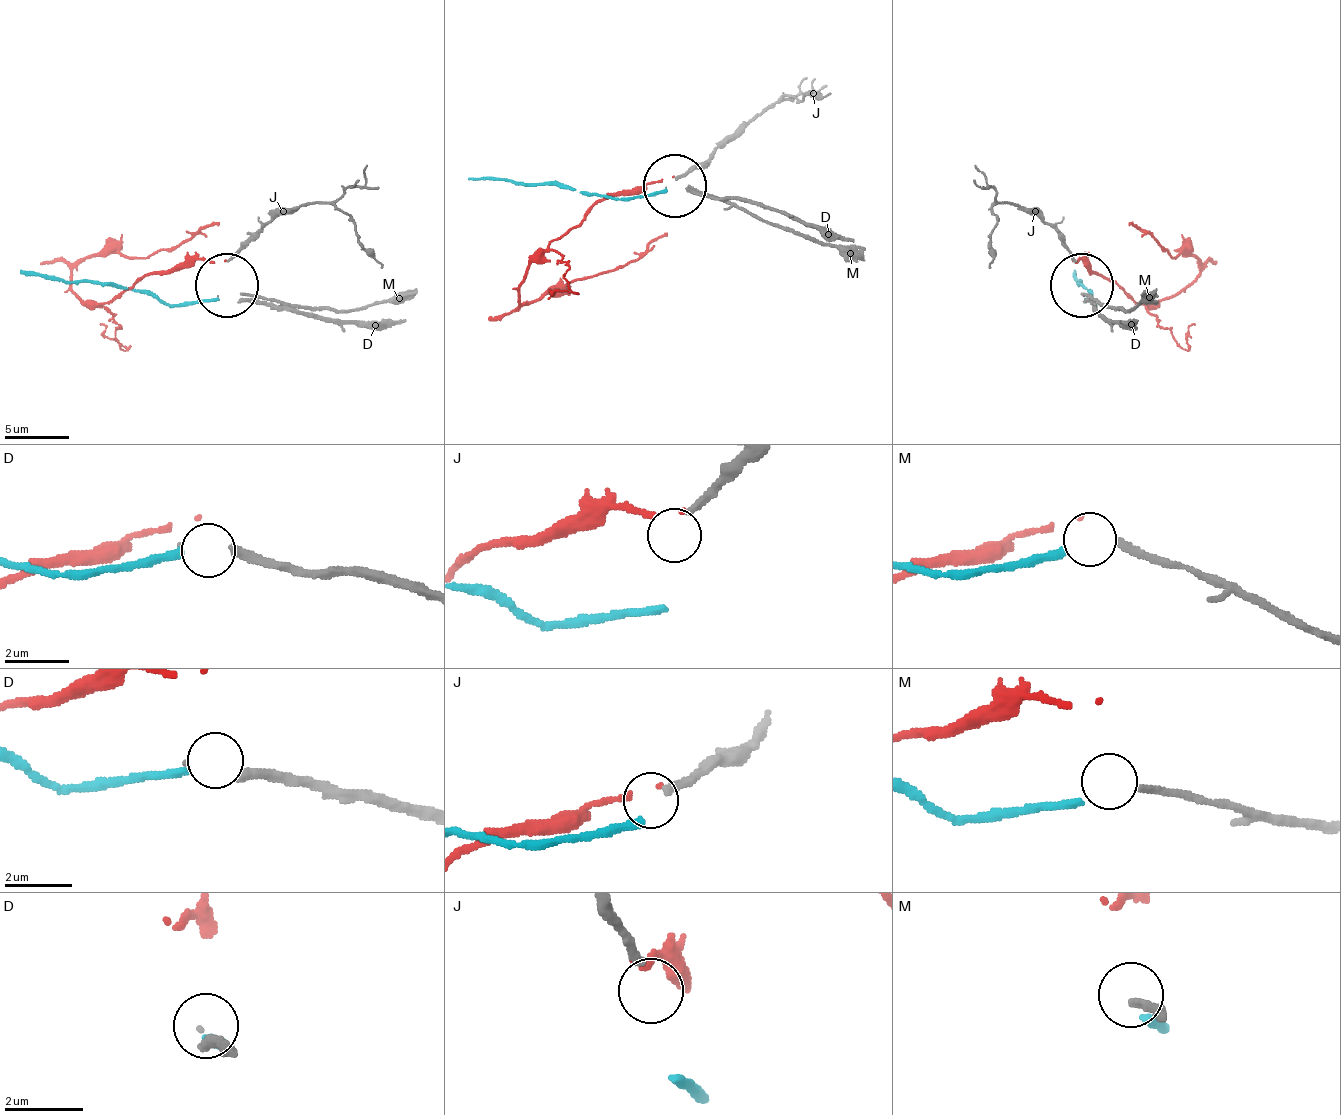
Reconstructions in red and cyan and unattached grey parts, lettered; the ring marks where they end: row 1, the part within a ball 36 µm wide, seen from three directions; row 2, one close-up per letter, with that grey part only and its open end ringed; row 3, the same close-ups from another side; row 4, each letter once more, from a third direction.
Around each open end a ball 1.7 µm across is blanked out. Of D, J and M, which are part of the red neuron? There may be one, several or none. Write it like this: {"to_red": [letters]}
{"to_red": []}

